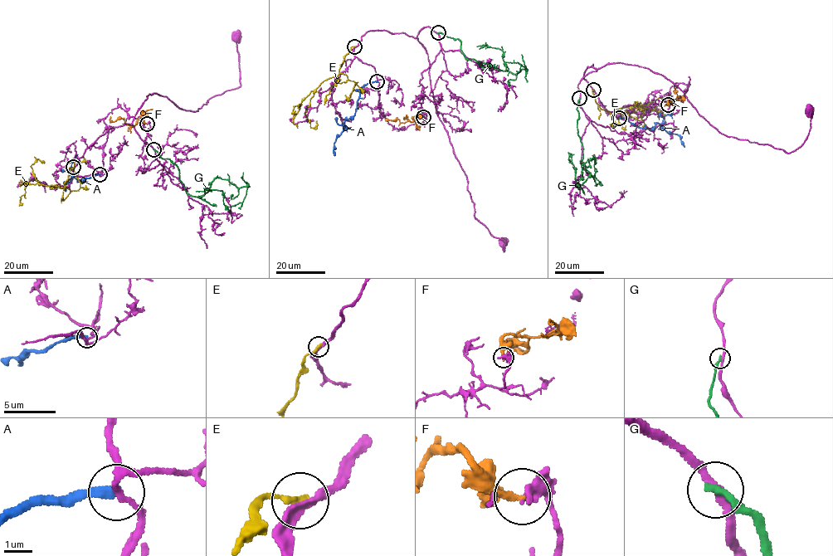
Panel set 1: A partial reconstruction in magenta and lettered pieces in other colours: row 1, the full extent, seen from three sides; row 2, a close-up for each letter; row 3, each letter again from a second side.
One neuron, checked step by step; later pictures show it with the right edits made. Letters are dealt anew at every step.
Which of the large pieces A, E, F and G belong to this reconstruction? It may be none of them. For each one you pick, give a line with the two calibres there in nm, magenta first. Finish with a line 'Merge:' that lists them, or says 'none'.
Merge: none

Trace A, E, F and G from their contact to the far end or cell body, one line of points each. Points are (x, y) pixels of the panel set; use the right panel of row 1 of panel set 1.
A: (620, 118), (650, 129), (659, 124), (665, 131), (678, 134), (684, 147)
E: (593, 90), (597, 105), (611, 112), (617, 108), (648, 104), (659, 98), (674, 100), (665, 101)
F: (668, 105), (668, 100), (674, 101), (672, 104), (676, 98), (676, 86)
G: (579, 98), (581, 162), (586, 168), (594, 158), (595, 176), (577, 185), (571, 156), (570, 162)

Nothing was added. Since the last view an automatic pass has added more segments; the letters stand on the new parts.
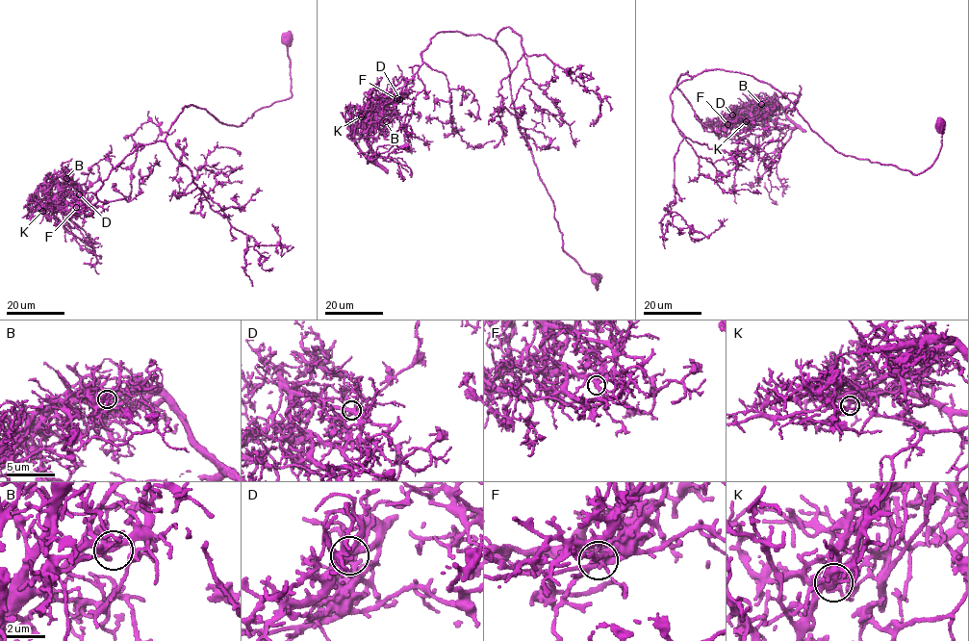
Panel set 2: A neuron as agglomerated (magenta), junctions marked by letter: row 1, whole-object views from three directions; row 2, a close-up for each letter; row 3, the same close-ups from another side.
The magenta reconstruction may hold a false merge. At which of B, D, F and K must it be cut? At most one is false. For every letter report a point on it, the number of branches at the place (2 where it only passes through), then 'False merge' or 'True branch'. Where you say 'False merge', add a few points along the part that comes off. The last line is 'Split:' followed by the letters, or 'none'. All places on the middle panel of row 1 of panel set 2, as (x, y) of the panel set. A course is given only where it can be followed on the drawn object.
B: Place: (386, 121). Branches: 5. True branch
D: Place: (399, 99). Branches: 5. True branch
F: Place: (396, 98). Branches: 5. False merge. Course of the part to remove: (396, 98), (365, 112), (358, 119), (354, 141), (368, 154), (378, 135), (392, 135), (409, 125), (412, 140)
K: Place: (361, 116). Branches: 5. True branch
Split: F

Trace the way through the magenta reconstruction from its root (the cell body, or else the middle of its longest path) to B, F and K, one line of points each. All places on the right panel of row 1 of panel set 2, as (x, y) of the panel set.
B: (938, 124), (938, 158), (914, 174), (837, 152), (751, 75), (687, 70), (676, 82), (705, 127), (761, 104)
F: (938, 124), (938, 158), (914, 174), (837, 152), (751, 75), (681, 74), (676, 88), (701, 125), (726, 124)
K: (938, 124), (938, 158), (914, 174), (837, 152), (751, 75), (681, 74), (676, 88), (701, 125), (746, 121)

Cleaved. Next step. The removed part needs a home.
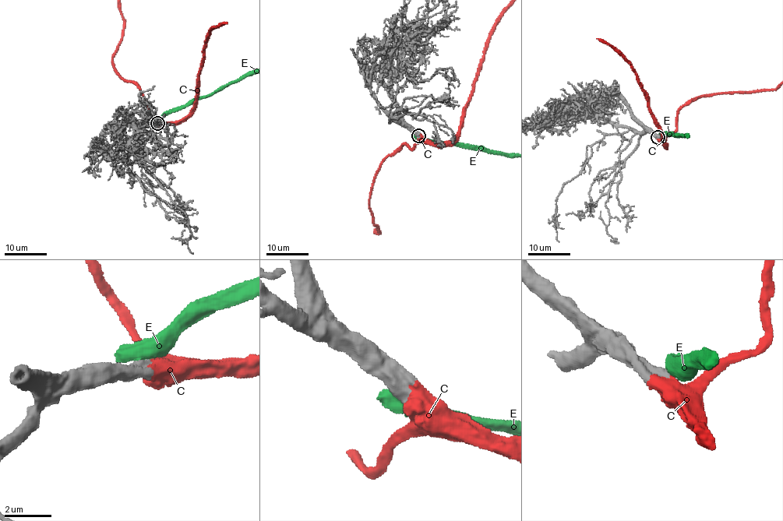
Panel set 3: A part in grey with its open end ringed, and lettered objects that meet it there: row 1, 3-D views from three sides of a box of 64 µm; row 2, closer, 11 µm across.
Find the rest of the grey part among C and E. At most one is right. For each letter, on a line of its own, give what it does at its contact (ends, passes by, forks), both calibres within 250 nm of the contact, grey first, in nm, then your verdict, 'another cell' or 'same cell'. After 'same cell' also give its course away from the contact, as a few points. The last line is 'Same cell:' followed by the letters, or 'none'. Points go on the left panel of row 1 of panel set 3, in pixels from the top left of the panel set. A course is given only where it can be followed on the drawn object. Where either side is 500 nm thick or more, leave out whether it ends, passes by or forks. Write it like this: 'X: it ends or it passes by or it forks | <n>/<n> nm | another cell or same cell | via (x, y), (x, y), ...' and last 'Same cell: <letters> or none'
C: 700/750 nm | same cell
E: 600/850 nm | another cell
Same cell: C

